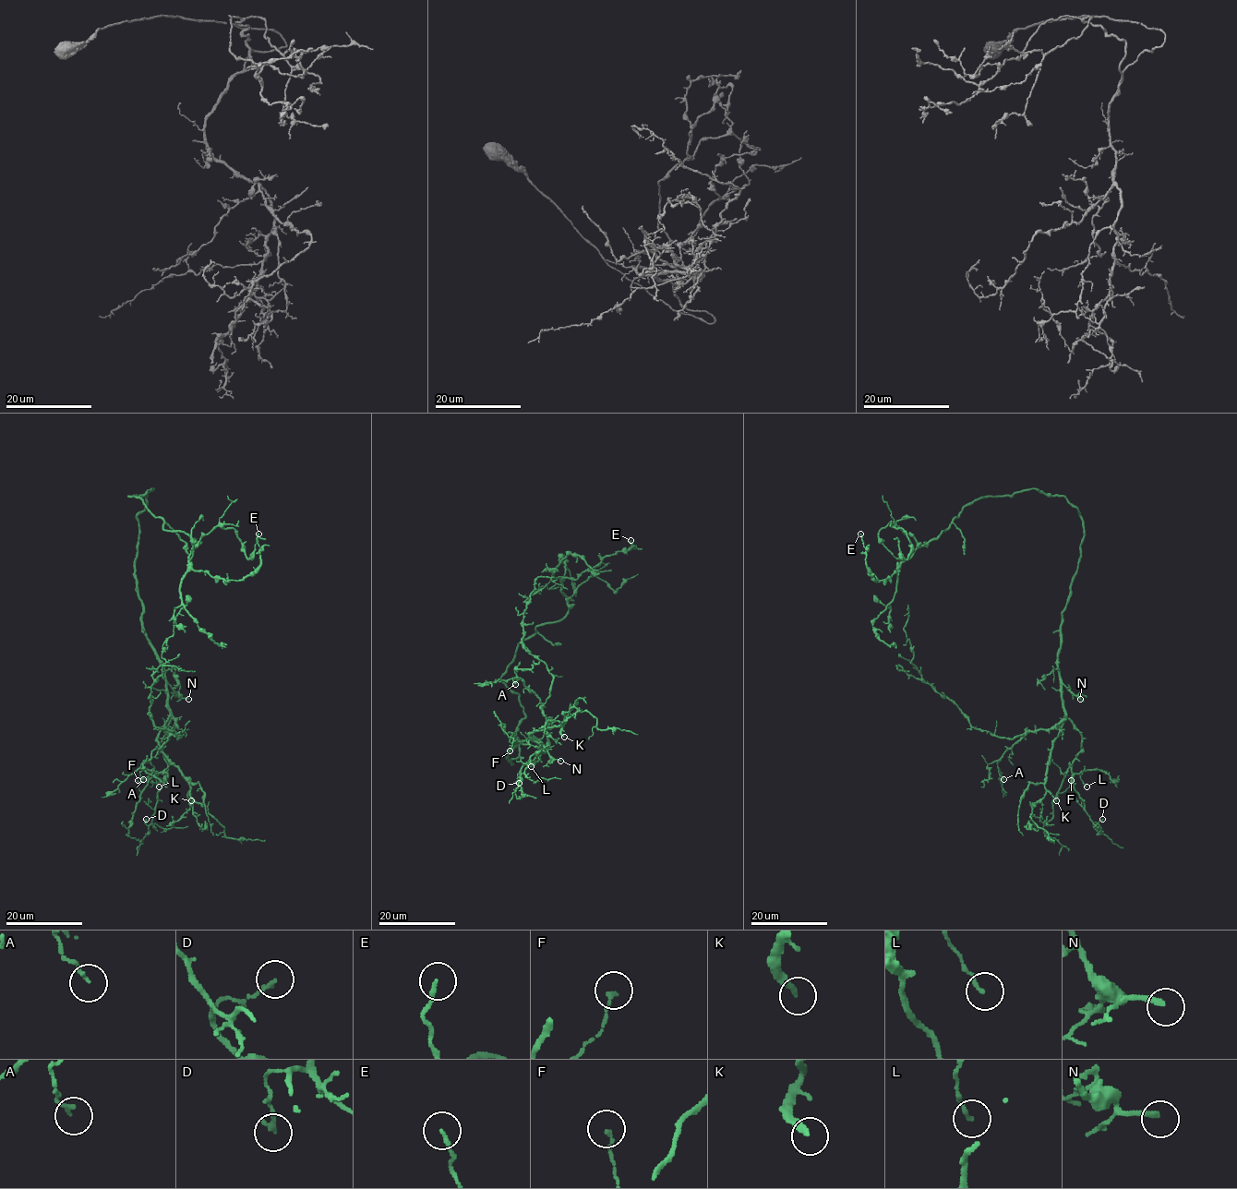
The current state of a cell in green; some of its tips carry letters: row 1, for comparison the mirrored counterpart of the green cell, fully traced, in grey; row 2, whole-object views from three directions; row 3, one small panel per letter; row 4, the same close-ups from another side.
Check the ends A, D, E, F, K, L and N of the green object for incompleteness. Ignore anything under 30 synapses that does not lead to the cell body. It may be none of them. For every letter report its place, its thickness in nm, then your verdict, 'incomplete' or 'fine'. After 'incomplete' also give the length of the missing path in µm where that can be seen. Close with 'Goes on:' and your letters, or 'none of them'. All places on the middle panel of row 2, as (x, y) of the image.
A: (515, 684) | 130 nm | fine
D: (519, 783) | 150 nm | fine
E: (630, 540) | 150 nm | fine
F: (510, 750) | 160 nm | fine
K: (564, 737) | 280 nm | incomplete | 90 µm
L: (531, 766) | 140 nm | fine
N: (560, 761) | 200 nm | incomplete | 25 µm
Goes on: K, N

